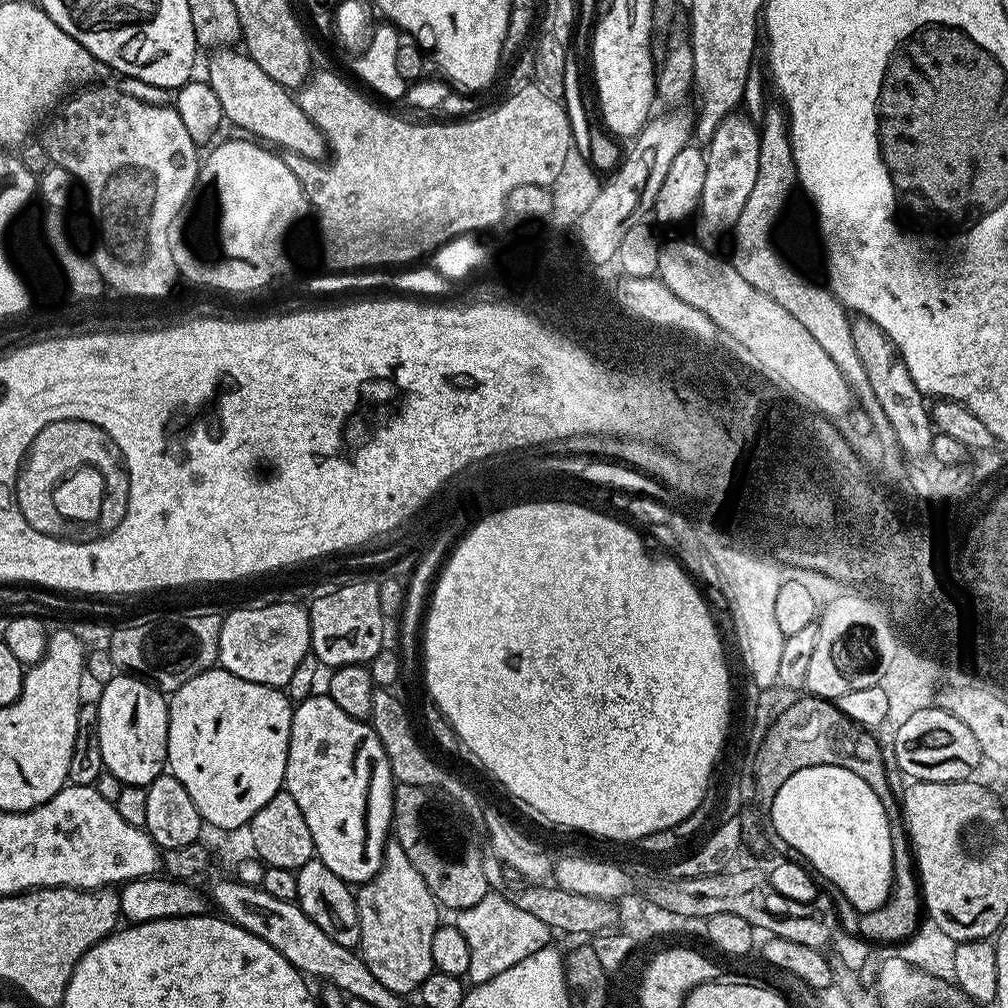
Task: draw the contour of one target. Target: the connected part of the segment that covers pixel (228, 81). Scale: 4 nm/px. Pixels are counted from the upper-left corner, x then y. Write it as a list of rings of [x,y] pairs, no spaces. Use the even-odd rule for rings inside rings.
[[[235,47],[215,49],[209,56],[212,57],[208,60],[206,83],[212,87],[214,94],[218,94],[224,119],[229,125],[232,123],[234,127],[244,131],[241,133],[265,145],[275,146],[280,150],[285,148],[285,153],[304,156],[308,160],[325,159],[326,141],[323,134],[304,113],[302,106],[298,106],[295,95],[289,89],[274,82],[274,78],[265,74],[258,62],[254,62]]]

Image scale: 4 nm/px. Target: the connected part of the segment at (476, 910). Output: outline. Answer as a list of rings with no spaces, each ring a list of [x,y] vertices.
[[[489,894],[475,906],[459,909],[455,916],[456,928],[462,930],[462,938],[466,938],[466,946],[470,946],[470,970],[467,979],[472,980],[473,985],[502,974],[502,970],[510,970],[510,966],[522,962],[522,958],[530,958],[530,954],[547,948],[550,944],[550,930],[545,922],[520,910],[504,894]]]

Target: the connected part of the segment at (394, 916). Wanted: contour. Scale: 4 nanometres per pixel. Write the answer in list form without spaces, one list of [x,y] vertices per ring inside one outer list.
[[[395,838],[387,841],[384,861],[374,878],[359,885],[356,905],[360,923],[358,951],[370,974],[374,974],[386,990],[415,993],[434,971],[430,946],[434,942],[434,930],[441,923],[442,912],[426,882],[422,882],[422,874],[414,870],[410,858],[406,858],[406,850],[402,850]]]

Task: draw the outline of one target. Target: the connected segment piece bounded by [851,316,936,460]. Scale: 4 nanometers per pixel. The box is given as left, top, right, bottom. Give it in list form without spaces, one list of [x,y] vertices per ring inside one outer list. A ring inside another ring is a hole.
[[[858,316],[851,323],[852,338],[858,356],[864,364],[868,380],[870,380],[883,411],[897,433],[899,446],[909,459],[927,459],[930,456],[931,444],[936,432],[923,393],[918,390],[917,384],[910,378],[904,360],[893,347],[889,337],[875,322],[869,320],[868,317]]]

